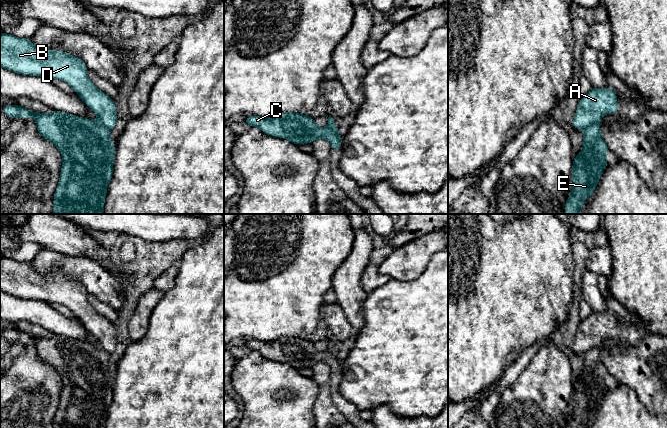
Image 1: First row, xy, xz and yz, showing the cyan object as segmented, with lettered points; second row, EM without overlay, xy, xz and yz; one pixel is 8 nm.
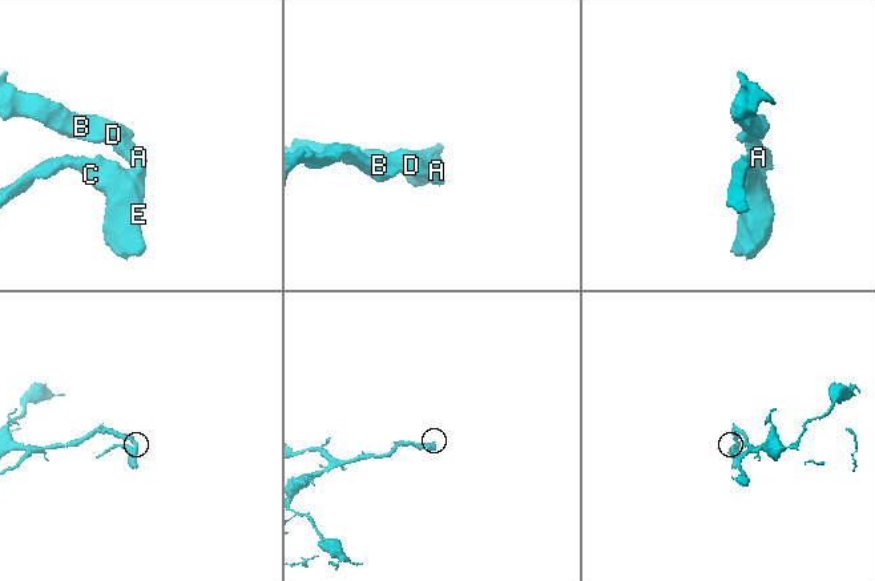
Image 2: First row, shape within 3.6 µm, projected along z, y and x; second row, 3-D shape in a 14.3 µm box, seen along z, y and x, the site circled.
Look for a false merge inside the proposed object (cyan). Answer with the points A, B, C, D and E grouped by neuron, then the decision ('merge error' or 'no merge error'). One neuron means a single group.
A B D / C E; merge error

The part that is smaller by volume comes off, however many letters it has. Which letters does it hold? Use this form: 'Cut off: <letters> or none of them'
Cut off: C, E

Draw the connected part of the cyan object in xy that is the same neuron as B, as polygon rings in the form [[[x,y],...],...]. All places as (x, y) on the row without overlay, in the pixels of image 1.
[[[0,257],[0,291],[20,299],[65,305],[109,354],[116,351],[117,332],[113,322],[99,314],[87,299],[84,285],[65,275],[45,275],[29,262]]]

